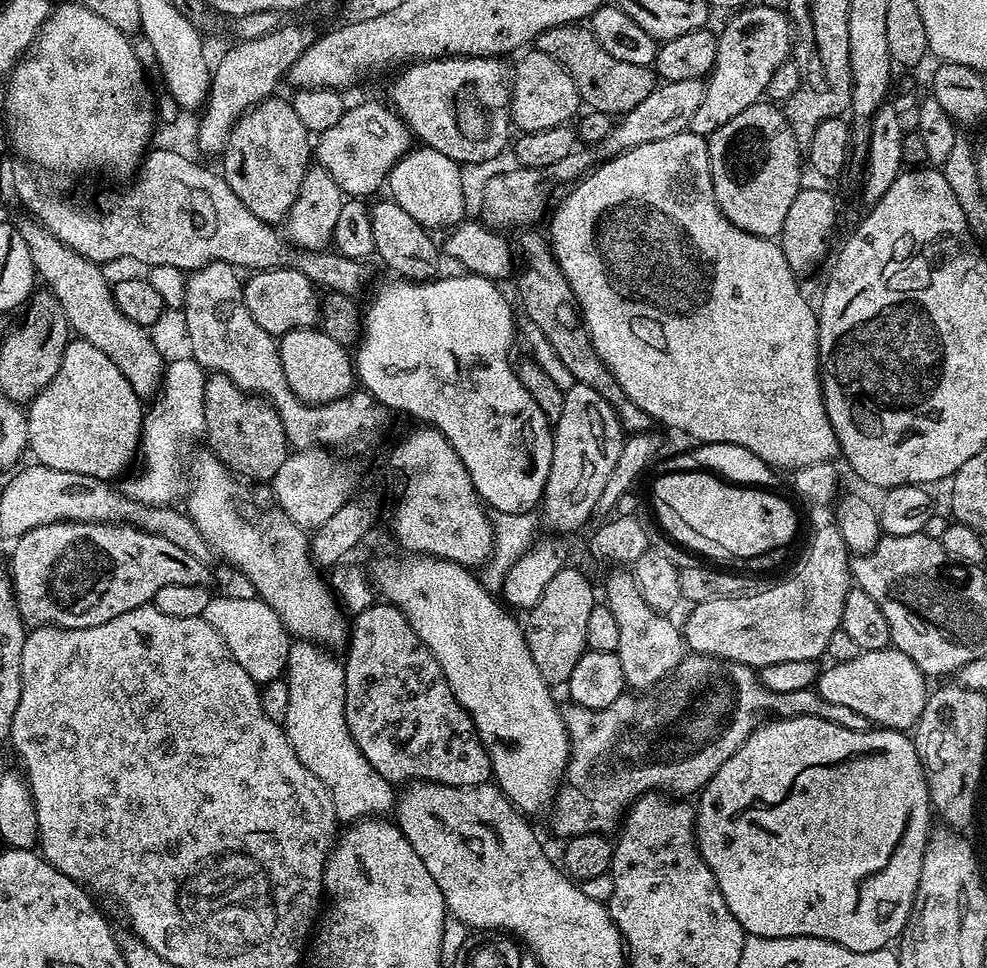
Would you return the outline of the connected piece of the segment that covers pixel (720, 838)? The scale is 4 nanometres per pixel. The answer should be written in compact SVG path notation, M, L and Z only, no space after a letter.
M795 716L789 720L772 718L759 728L752 729L752 733L745 738L738 751L726 758L726 762L722 762L722 766L713 774L710 782L704 785L698 799L700 804L695 805L696 844L706 866L710 866L718 882L718 890L722 890L726 898L726 906L730 906L730 914L738 918L748 936L809 936L829 940L855 952L873 952L879 948L887 948L903 936L904 927L909 924L912 916L912 906L916 903L918 878L922 874L922 858L934 828L934 812L928 798L928 783L918 762L911 735L894 728L879 726L867 732L846 730L846 726L826 722L826 718L817 716Z

